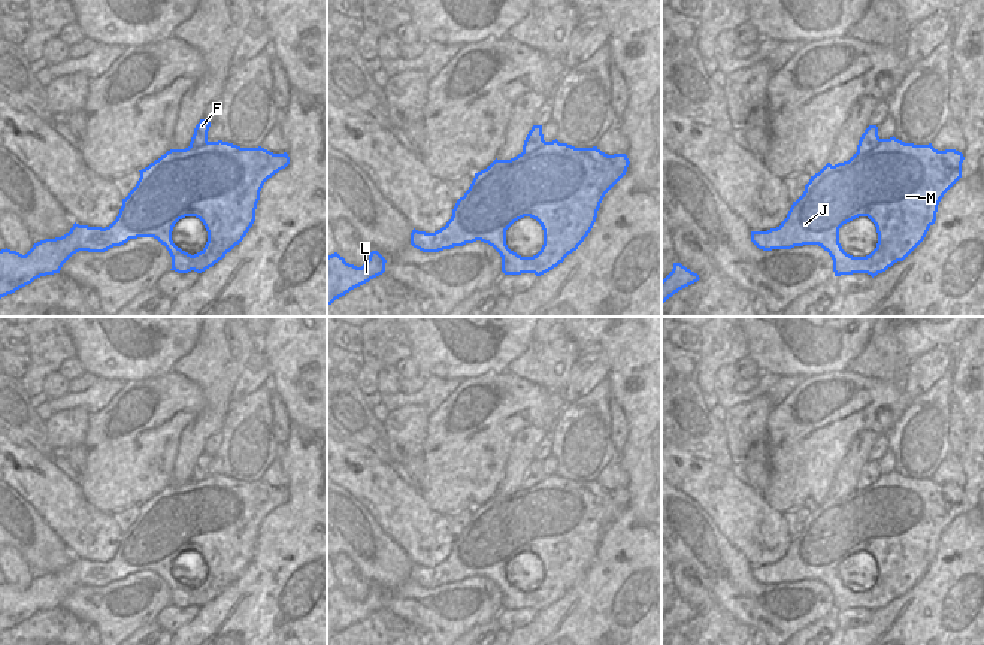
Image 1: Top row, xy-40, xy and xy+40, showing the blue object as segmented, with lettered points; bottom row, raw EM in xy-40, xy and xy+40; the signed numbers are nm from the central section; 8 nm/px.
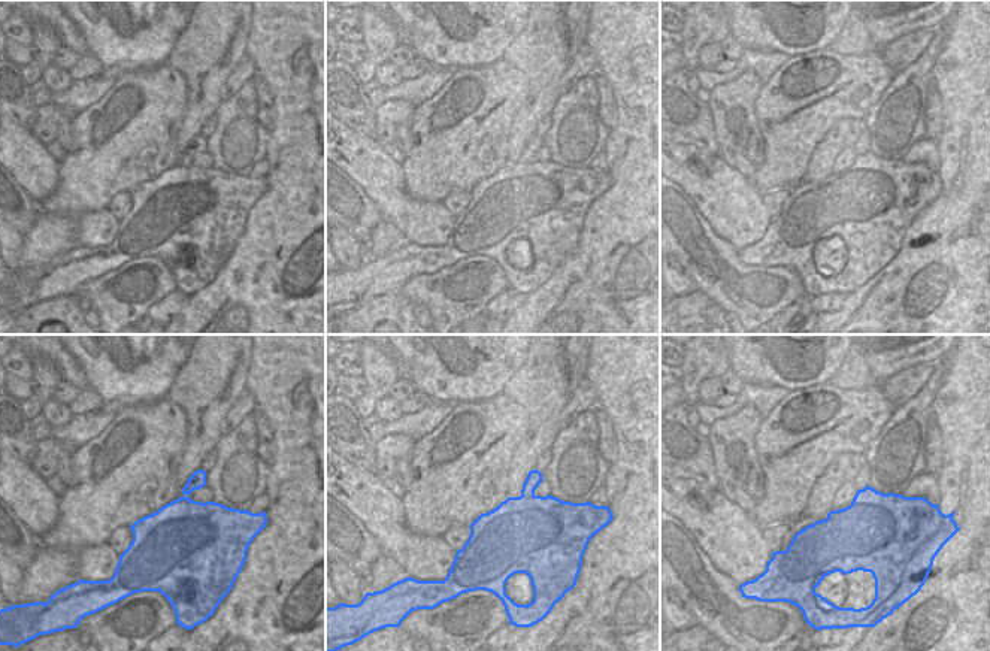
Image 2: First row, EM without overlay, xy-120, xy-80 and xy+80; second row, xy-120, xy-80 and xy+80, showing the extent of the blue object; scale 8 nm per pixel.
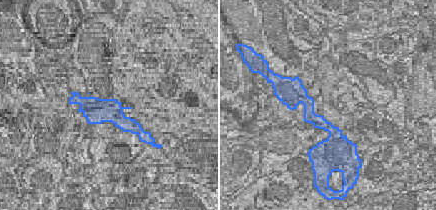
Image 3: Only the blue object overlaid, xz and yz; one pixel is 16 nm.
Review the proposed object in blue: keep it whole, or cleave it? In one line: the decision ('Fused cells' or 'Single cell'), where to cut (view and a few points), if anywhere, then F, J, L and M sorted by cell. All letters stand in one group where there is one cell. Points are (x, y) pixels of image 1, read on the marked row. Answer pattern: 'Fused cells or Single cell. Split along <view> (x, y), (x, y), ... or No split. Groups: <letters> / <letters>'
Fused cells. Split along xy+40 (881, 139), (869, 150), (856, 153). Groups: F / J L M.

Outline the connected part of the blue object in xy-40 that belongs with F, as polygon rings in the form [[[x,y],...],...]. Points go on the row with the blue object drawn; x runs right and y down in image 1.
[[[200,119],[200,122],[194,128],[194,134],[191,137],[190,146],[199,148],[202,145],[206,145],[209,127],[211,122],[208,119]]]

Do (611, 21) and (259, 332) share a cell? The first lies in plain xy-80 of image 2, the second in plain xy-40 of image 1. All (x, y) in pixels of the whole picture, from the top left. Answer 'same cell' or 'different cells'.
different cells

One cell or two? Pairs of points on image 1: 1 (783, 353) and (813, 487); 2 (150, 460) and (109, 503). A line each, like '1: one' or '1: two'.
1: two
2: one

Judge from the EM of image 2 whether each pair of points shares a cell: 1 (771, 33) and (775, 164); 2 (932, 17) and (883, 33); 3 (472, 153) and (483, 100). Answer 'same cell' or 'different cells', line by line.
1: different cells
2: same cell
3: same cell

